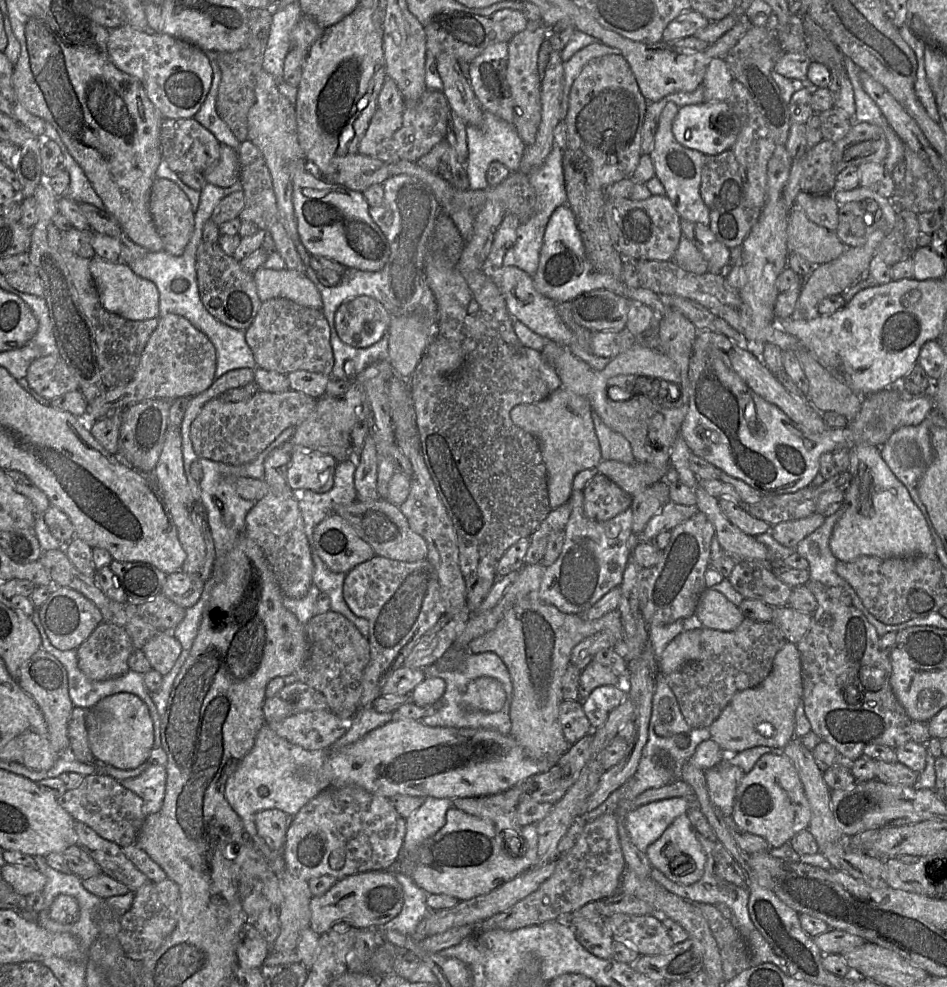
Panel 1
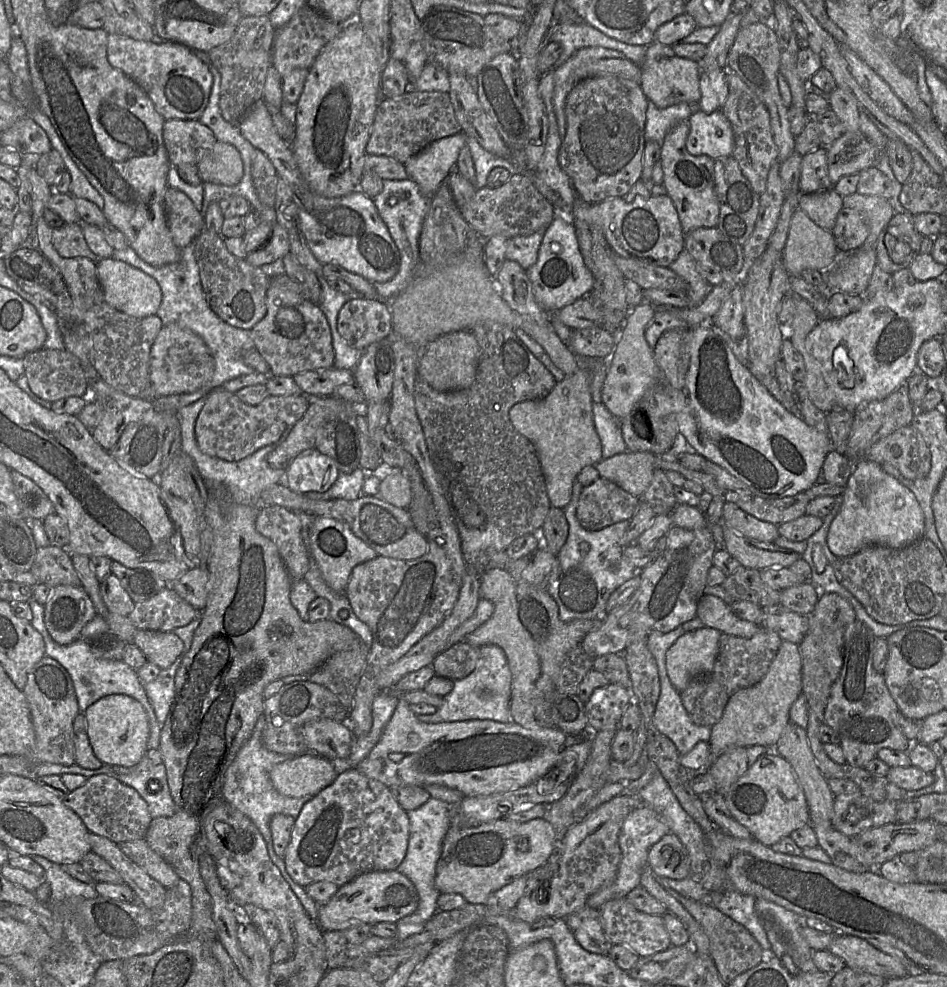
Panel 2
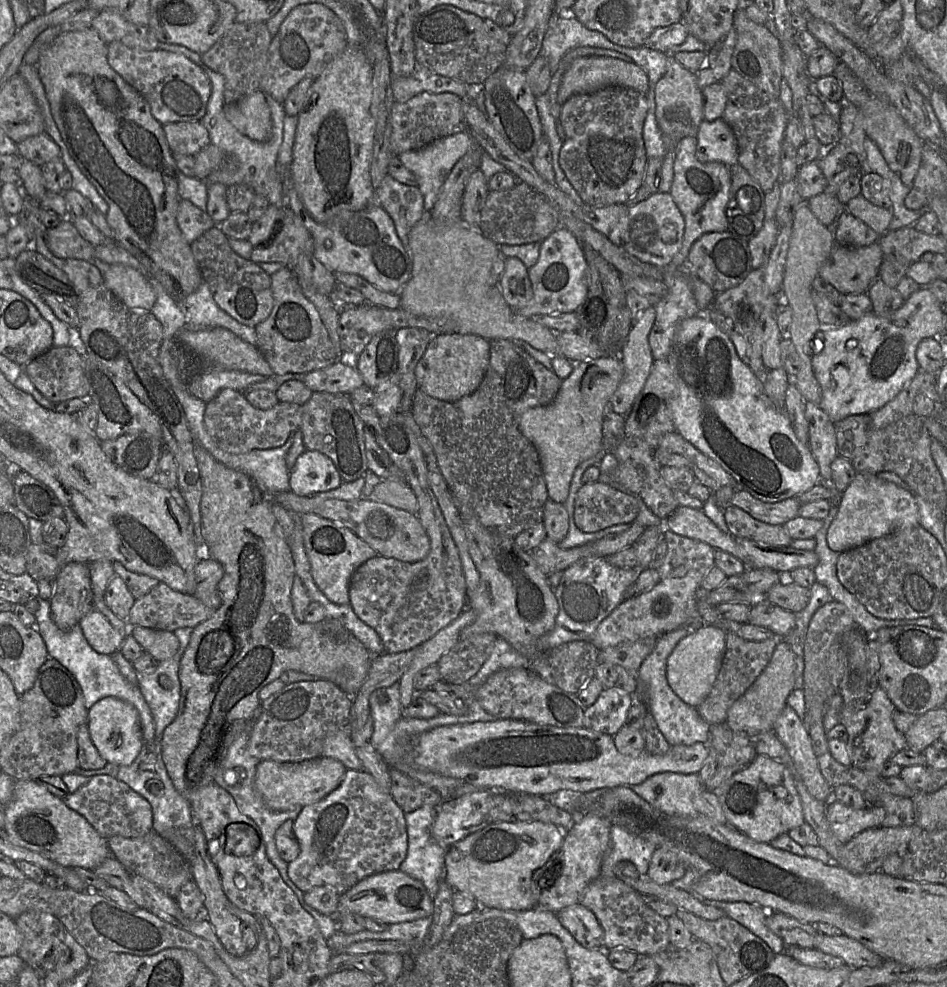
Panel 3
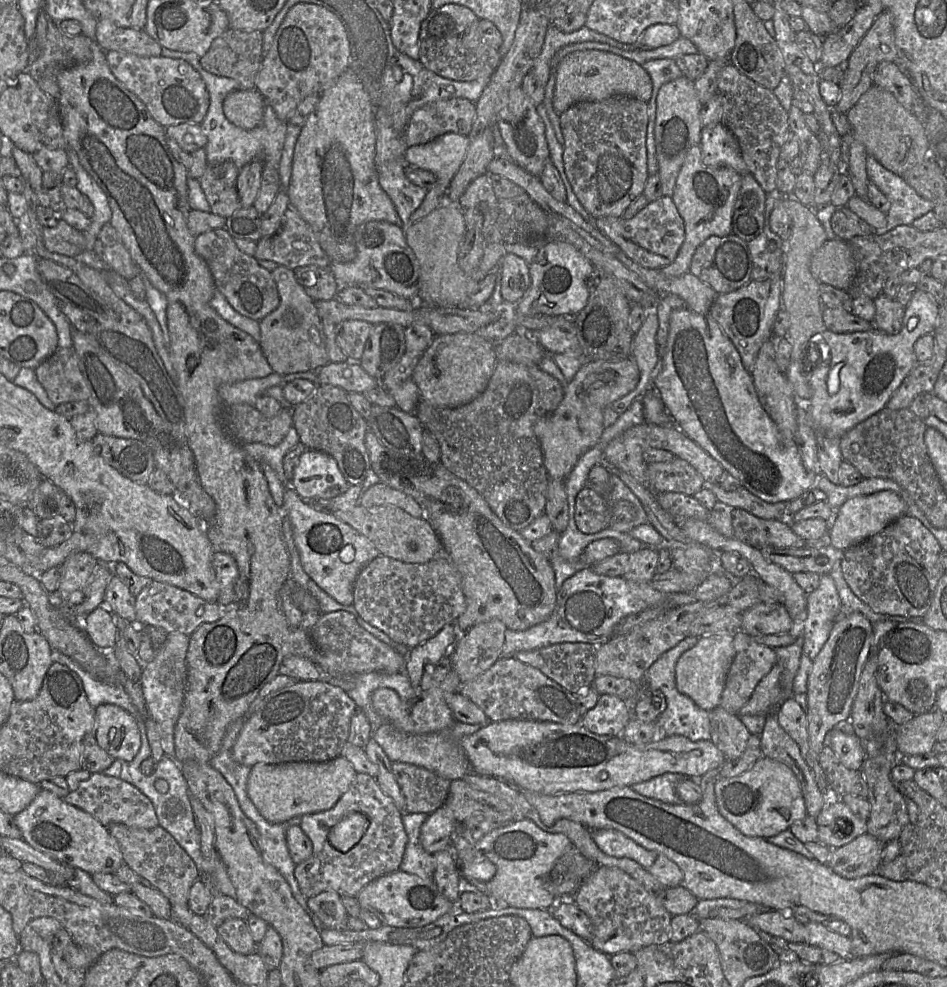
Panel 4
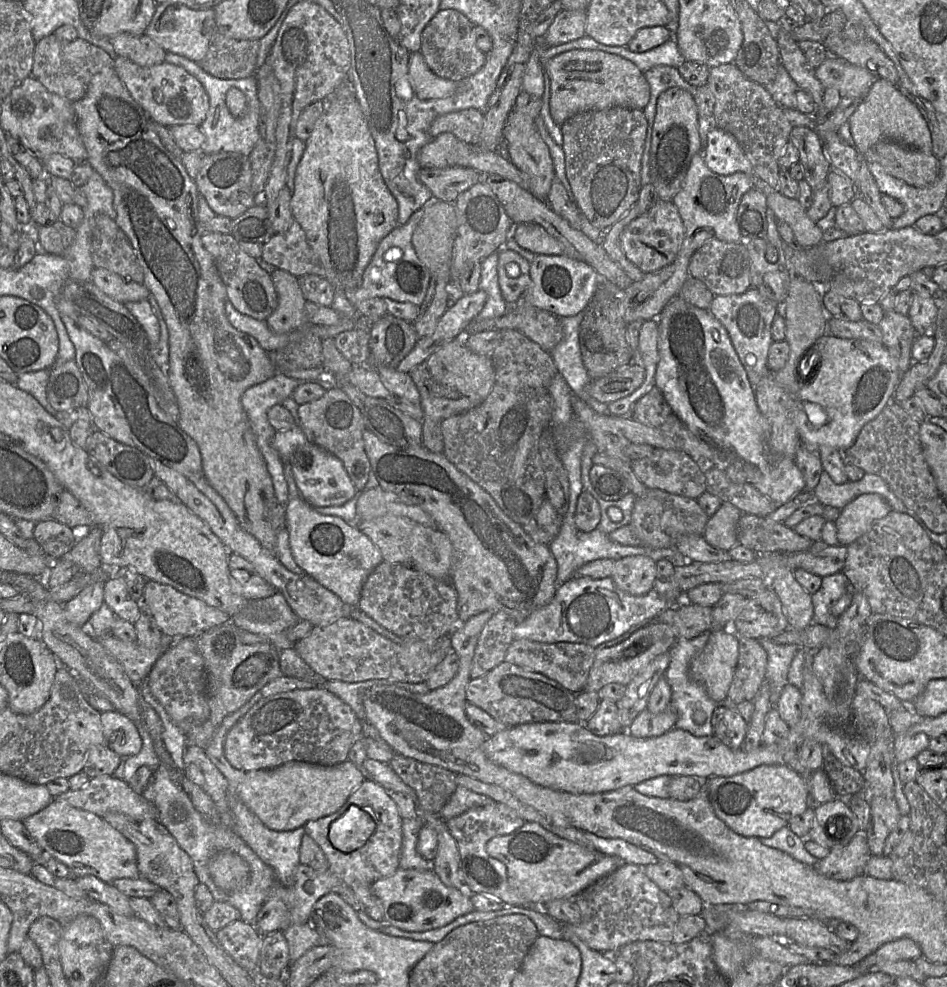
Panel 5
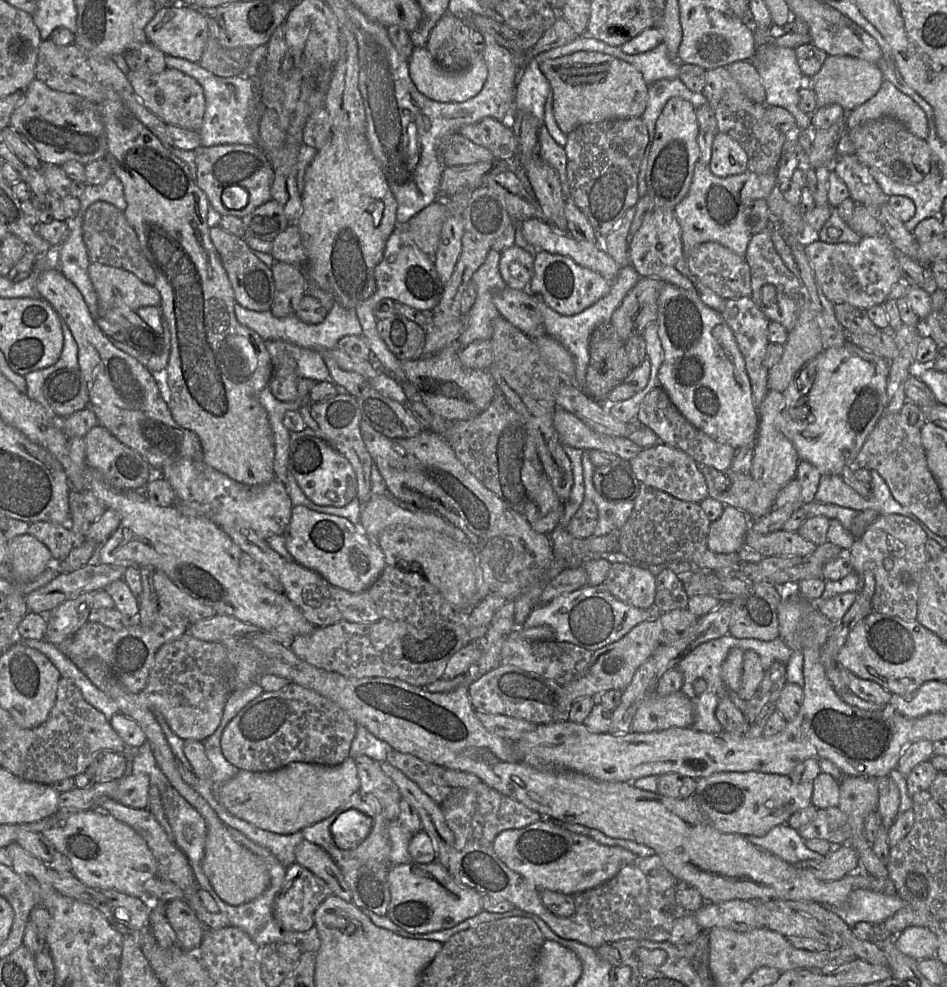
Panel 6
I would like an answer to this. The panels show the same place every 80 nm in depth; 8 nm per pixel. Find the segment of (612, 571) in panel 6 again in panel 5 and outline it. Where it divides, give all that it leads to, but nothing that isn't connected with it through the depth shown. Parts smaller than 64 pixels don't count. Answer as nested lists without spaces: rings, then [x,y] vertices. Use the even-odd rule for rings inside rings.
[[[628,556],[616,560],[611,578],[621,591],[641,596],[654,588],[656,564],[648,556]]]

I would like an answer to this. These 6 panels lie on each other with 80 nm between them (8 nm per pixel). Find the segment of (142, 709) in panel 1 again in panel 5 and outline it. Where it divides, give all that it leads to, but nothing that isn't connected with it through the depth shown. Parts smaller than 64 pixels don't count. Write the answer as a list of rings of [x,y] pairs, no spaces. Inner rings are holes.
[[[113,710],[101,712],[101,723],[107,746],[121,757],[140,752],[142,738],[136,723],[126,715]]]

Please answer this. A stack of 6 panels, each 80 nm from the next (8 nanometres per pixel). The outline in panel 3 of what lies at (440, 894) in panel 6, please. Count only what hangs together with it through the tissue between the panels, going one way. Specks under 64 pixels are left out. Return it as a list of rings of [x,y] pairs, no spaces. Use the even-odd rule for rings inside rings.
[[[400,870],[385,871],[370,875],[339,895],[339,904],[334,918],[340,919],[345,911],[366,918],[374,918],[386,924],[409,922],[431,917],[434,911],[433,898],[423,883]]]

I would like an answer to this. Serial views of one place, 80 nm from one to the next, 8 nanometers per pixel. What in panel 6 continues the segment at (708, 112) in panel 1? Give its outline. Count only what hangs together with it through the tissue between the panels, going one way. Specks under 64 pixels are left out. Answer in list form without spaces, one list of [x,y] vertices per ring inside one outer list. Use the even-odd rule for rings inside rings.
[[[718,132],[712,144],[710,171],[721,178],[744,173],[748,157],[742,146],[731,136]]]

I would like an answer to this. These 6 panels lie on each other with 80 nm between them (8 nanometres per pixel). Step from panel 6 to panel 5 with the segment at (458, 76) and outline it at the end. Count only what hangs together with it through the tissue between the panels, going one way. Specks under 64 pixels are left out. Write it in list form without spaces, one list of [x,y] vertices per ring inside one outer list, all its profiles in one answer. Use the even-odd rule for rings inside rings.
[[[420,51],[410,53],[409,57],[408,74],[414,82],[419,99],[442,99],[456,93],[459,81],[444,79],[434,74]]]

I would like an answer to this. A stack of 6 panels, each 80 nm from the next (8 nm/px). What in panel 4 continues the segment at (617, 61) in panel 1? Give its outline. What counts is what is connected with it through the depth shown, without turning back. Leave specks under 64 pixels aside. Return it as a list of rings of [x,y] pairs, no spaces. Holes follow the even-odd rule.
[[[616,95],[602,101],[574,104],[560,115],[565,143],[563,162],[568,180],[585,210],[594,218],[622,217],[630,204],[644,190],[647,172],[646,133],[648,103],[636,98]]]

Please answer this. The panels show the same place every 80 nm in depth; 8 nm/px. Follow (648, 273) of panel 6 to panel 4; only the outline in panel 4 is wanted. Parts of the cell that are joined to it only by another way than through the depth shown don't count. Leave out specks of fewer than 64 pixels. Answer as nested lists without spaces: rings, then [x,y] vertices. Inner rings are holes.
[[[669,196],[649,202],[633,218],[594,218],[594,225],[615,243],[628,258],[649,269],[661,269],[673,262],[685,239],[684,221]]]

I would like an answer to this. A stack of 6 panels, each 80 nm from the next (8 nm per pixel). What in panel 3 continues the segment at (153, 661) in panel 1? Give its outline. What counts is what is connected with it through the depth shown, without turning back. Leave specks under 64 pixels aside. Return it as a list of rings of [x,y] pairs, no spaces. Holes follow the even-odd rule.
[[[135,626],[129,633],[157,662],[173,657],[179,648],[178,638],[170,631]]]

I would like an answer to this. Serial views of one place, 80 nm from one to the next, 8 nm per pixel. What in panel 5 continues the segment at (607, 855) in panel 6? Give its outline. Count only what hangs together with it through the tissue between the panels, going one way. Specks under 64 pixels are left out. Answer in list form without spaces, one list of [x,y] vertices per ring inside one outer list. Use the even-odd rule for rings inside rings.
[[[526,821],[510,834],[490,839],[486,844],[486,851],[491,857],[505,864],[510,886],[524,897],[531,907],[542,907],[555,899],[573,899],[624,863],[616,856],[584,848],[530,821]]]

